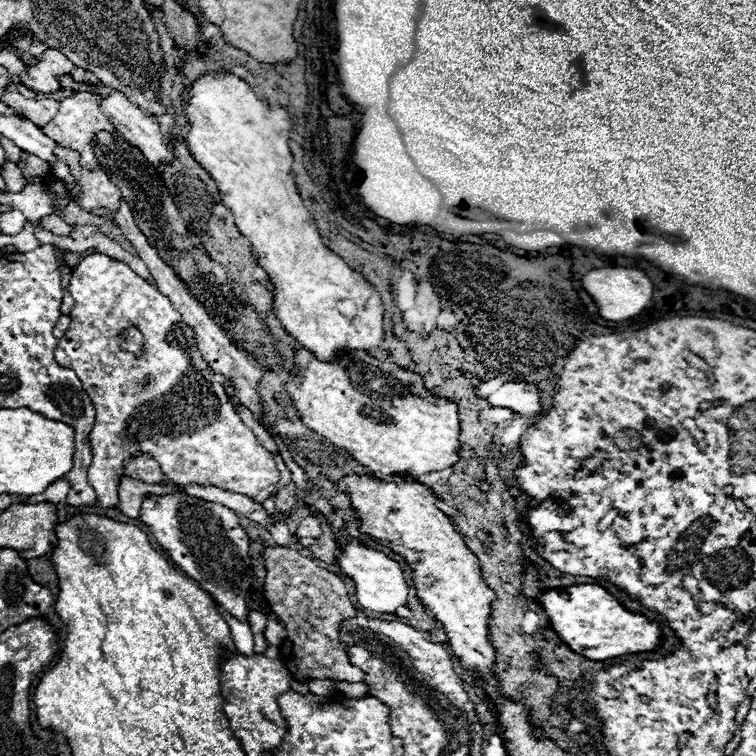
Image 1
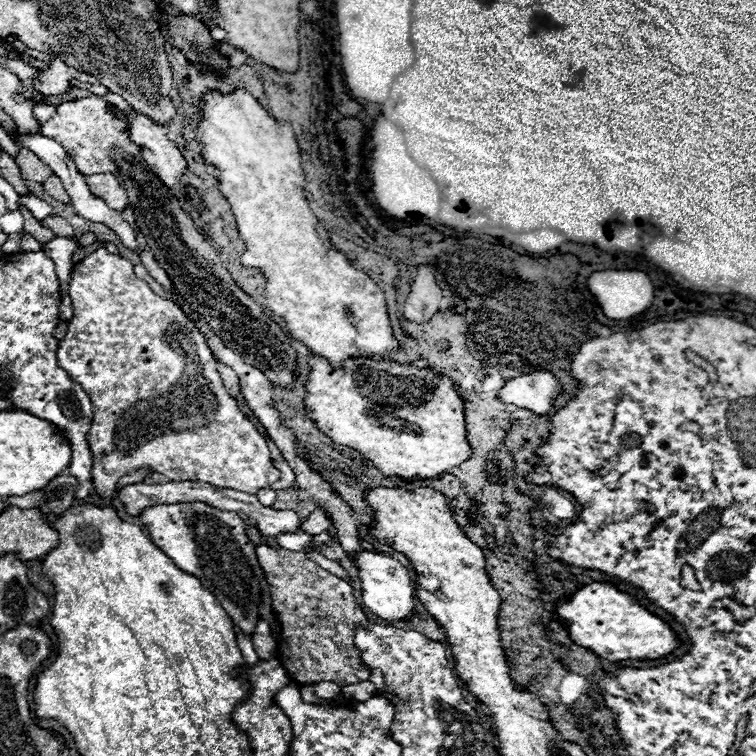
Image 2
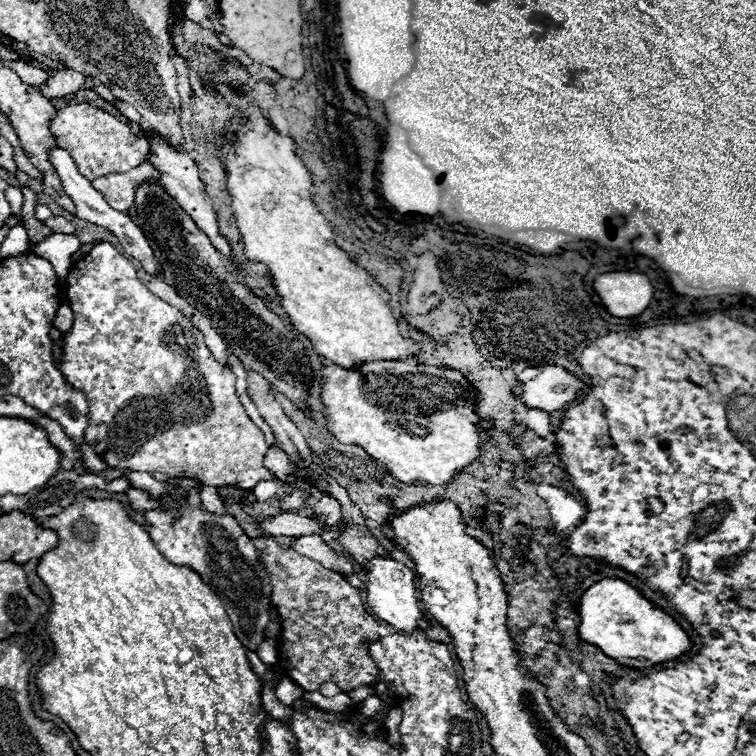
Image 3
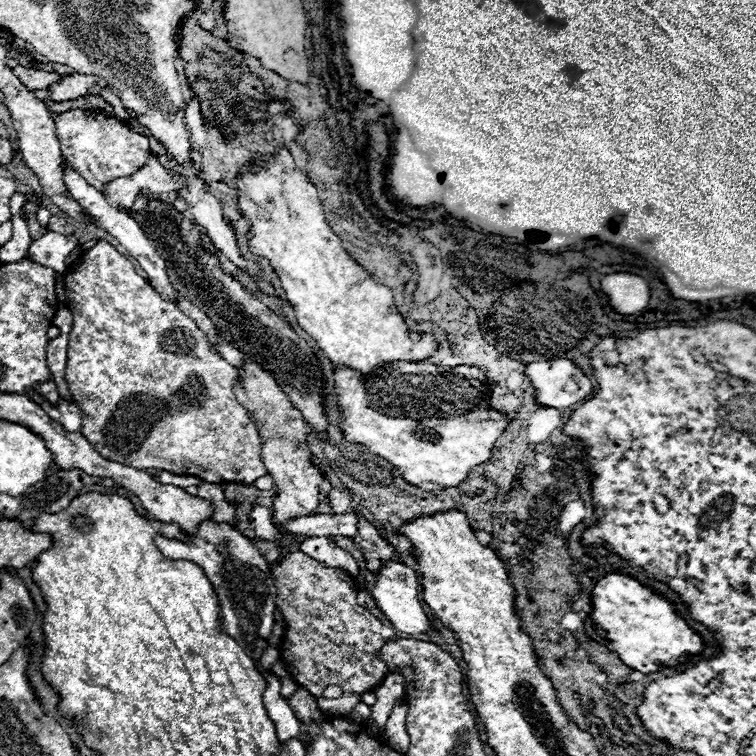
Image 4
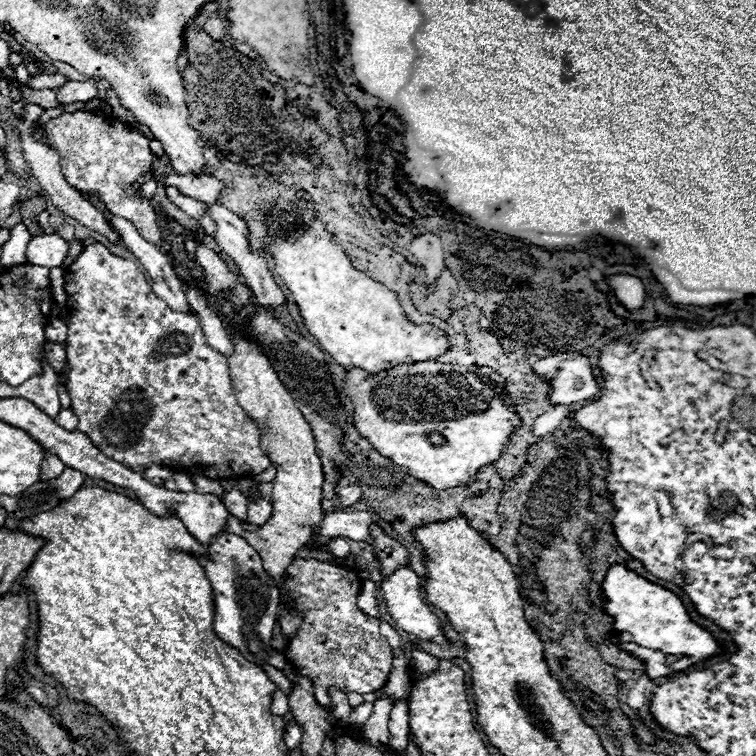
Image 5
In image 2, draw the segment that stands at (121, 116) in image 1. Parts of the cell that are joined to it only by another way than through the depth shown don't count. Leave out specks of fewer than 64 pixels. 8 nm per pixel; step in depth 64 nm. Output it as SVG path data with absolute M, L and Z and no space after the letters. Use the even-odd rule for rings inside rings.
M130 112L126 114L128 120L128 136L134 144L138 144L142 148L142 158L146 160L146 164L150 166L150 170L160 176L160 180L172 188L178 198L184 196L182 192L182 172L186 168L186 160L180 154L180 150L174 146L174 142L168 140L164 128L160 124L156 124L152 118L148 118L142 112Z

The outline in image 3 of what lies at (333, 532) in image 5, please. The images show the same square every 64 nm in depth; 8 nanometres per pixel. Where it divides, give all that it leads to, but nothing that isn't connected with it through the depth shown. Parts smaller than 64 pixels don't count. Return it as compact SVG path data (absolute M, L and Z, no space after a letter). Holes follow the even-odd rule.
M294 512L264 516L260 526L266 534L272 536L304 536L304 534L322 534L324 530L330 530L330 528L320 528L314 518L302 518Z

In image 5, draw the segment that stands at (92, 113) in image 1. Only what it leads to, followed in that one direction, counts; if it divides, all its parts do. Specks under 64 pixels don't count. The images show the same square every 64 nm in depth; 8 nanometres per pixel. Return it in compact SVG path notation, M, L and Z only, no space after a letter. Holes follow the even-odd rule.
M83 111L64 112L58 118L50 120L50 124L46 124L46 130L46 142L58 150L62 174L68 184L72 184L76 190L88 190L98 196L98 200L102 200L112 214L134 222L134 226L140 230L140 236L160 246L166 254L170 250L170 244L162 240L162 226L158 224L158 216L150 206L150 200L138 200L138 196L124 196L124 188L136 182L140 172L152 168L150 140L130 130L128 124L120 122L118 118L104 118Z

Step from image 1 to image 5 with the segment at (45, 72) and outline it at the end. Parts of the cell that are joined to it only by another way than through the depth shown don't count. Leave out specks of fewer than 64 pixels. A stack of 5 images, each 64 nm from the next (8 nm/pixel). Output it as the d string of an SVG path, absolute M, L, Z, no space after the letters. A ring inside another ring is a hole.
M68 80L66 84L62 84L60 88L56 88L56 100L60 104L74 104L74 102L88 102L92 98L96 98L96 80Z

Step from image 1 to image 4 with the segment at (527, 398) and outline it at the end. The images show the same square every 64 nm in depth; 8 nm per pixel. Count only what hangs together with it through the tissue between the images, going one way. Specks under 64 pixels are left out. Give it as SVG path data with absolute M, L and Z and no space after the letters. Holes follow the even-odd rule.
M566 358L532 362L526 366L526 376L536 390L536 402L546 408L564 410L592 394L590 378Z

